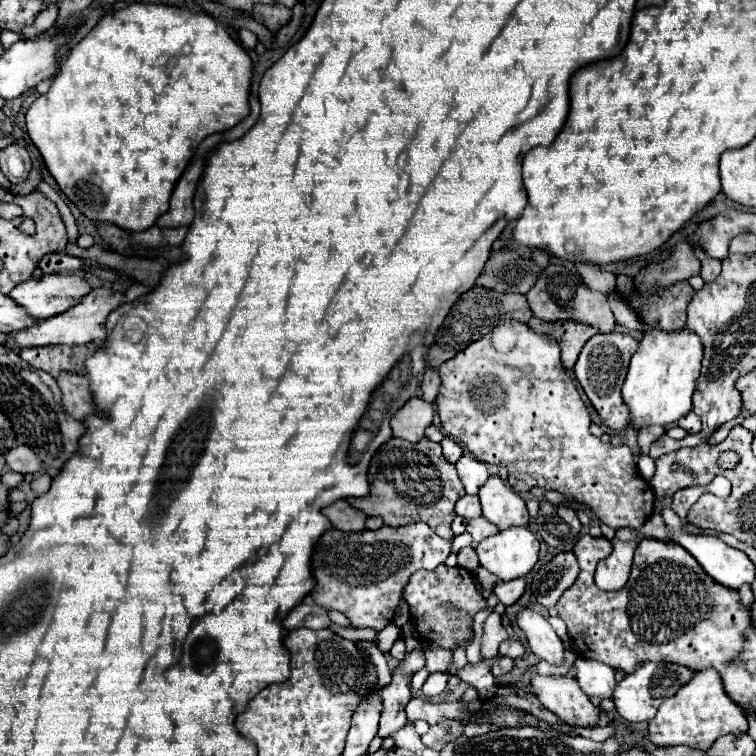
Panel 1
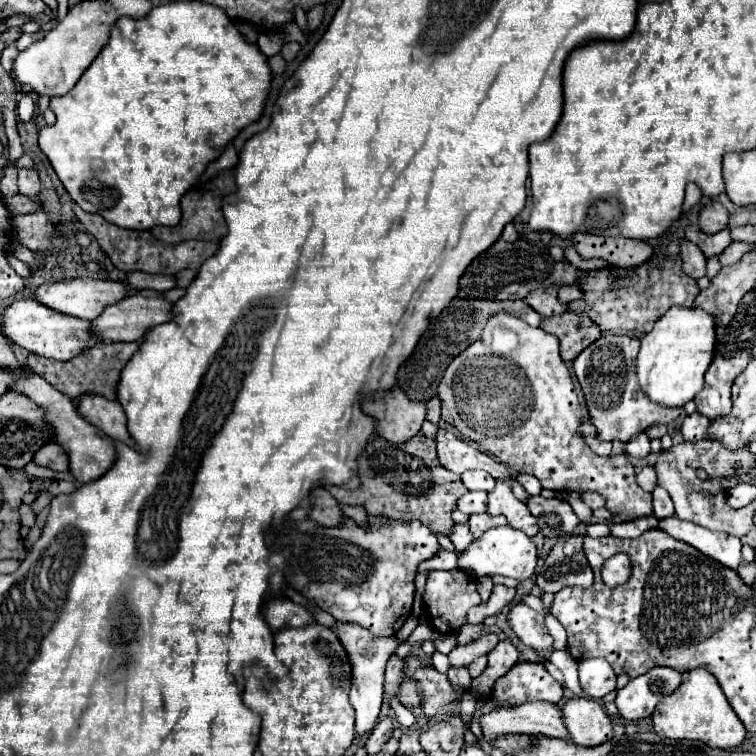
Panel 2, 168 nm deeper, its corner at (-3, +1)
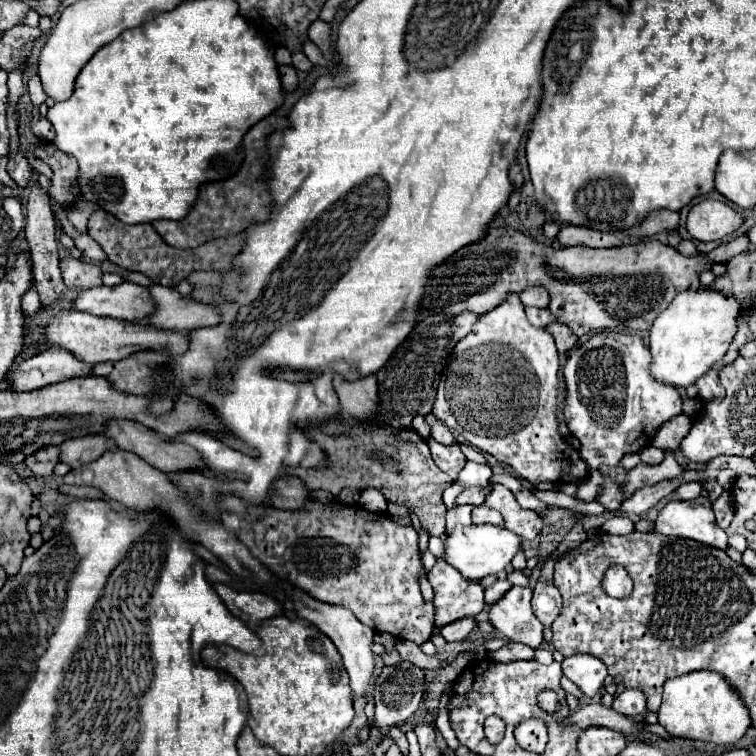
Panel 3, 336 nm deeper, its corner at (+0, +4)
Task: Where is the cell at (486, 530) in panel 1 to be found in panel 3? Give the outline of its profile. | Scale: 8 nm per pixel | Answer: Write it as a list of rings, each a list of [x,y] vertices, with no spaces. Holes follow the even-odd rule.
[[[477,506],[473,508],[473,524],[503,524],[503,516],[497,510],[491,510],[487,506]]]

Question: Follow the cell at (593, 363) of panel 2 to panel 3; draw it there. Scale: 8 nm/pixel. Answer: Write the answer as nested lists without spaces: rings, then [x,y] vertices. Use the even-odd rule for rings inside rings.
[[[599,332],[579,344],[563,368],[567,382],[565,422],[581,442],[581,458],[589,468],[617,466],[623,454],[649,446],[655,430],[683,412],[677,388],[665,388],[649,376],[649,348],[639,336]]]

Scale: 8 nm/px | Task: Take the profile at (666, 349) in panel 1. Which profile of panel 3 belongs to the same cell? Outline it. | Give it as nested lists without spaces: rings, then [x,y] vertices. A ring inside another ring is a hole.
[[[697,290],[681,292],[661,316],[655,318],[649,330],[649,350],[653,356],[651,376],[667,386],[683,390],[699,380],[715,362],[719,362],[737,332],[737,312],[741,306],[721,292]]]

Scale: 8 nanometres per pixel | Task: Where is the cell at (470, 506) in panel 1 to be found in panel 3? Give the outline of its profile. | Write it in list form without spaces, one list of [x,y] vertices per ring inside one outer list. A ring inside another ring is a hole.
[[[467,488],[457,496],[457,504],[471,504],[471,506],[481,506],[487,498],[487,494],[491,492],[491,488]]]

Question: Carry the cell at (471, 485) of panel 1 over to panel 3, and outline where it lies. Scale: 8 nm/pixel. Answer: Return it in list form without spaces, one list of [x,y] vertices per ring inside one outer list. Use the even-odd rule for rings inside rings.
[[[467,462],[465,468],[459,472],[457,482],[463,488],[473,488],[473,486],[491,486],[491,468],[485,464],[475,464],[475,462]]]

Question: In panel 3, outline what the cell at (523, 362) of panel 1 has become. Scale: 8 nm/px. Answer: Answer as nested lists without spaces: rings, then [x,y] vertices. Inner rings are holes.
[[[519,296],[505,300],[495,310],[483,314],[473,330],[457,342],[445,374],[441,376],[433,414],[451,430],[461,434],[471,446],[509,464],[523,480],[537,486],[541,482],[583,482],[589,474],[579,452],[559,434],[559,356],[553,336],[527,322]]]

